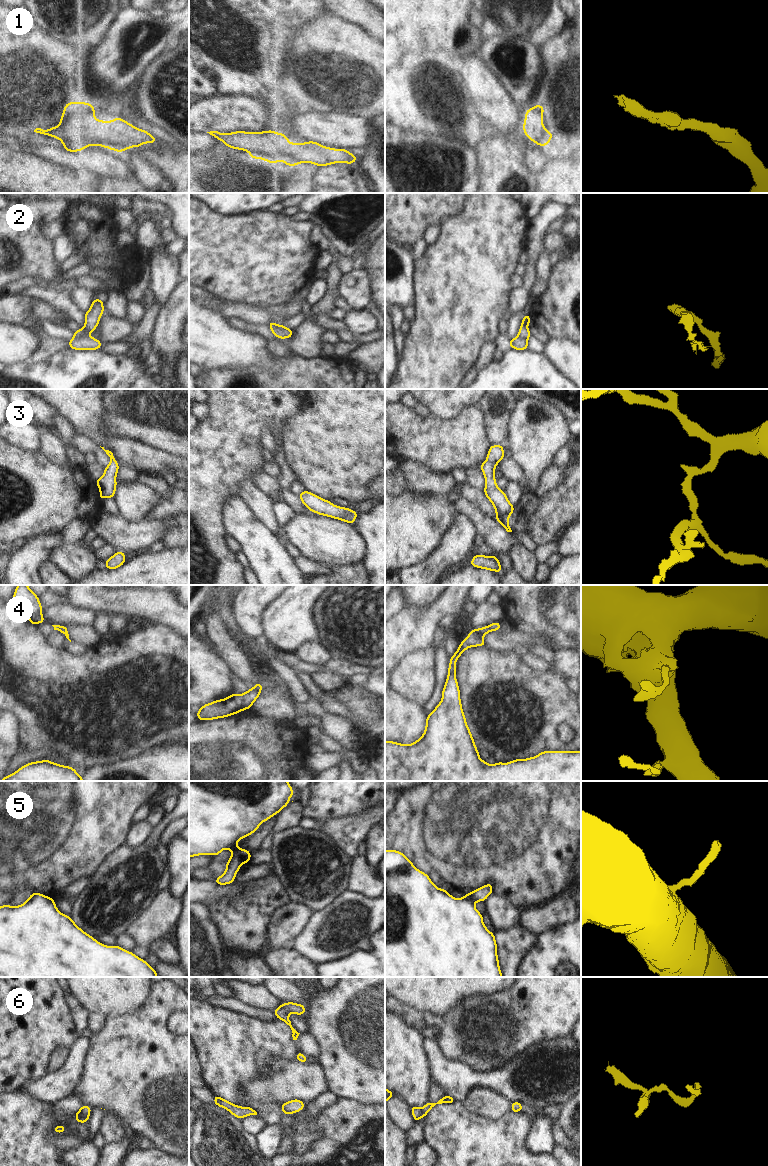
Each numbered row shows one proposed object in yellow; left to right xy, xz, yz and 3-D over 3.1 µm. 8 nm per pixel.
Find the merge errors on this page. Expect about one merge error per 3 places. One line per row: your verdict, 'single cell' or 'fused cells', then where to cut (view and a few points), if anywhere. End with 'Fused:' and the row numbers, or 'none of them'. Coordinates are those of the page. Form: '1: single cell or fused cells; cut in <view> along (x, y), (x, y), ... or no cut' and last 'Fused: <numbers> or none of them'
1: single cell; no cut
2: fused cells; cut in xy along (85, 335), (74, 337)
3: single cell; no cut
4: single cell; no cut
5: single cell; no cut
6: single cell; no cut
Fused: 2

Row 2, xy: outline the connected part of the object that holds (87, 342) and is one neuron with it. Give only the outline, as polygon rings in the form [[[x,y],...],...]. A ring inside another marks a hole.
[[[84,336],[80,338],[73,337],[68,341],[69,348],[73,350],[99,350],[102,342],[91,336]]]

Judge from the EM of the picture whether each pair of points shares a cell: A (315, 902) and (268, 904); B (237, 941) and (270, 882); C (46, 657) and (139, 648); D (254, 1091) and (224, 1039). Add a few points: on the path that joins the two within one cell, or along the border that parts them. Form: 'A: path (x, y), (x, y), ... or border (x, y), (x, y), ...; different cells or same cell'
A: border (279, 879), (291, 900); different cells
B: path (243, 926), (243, 919), (261, 897); same cell
C: path (69, 663), (116, 663); same cell
D: border (267, 1066), (251, 1079), (239, 1084), (237, 1101); different cells

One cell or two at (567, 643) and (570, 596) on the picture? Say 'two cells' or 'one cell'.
one cell

